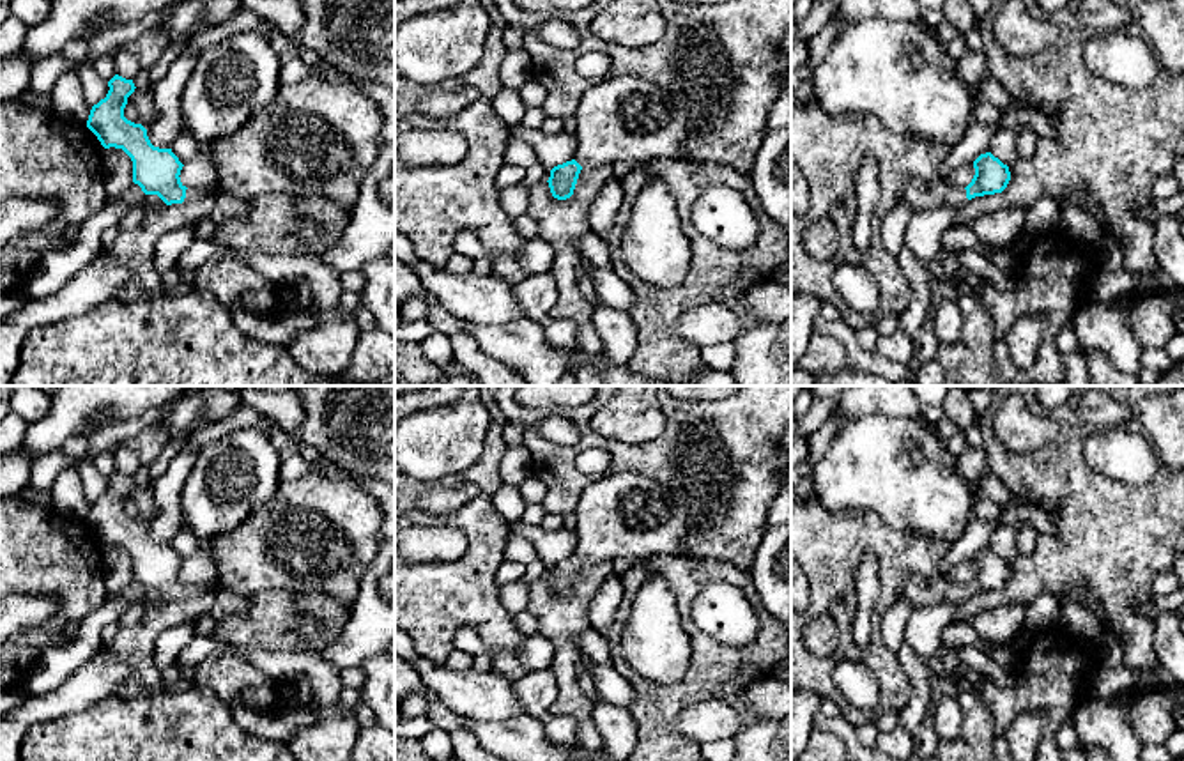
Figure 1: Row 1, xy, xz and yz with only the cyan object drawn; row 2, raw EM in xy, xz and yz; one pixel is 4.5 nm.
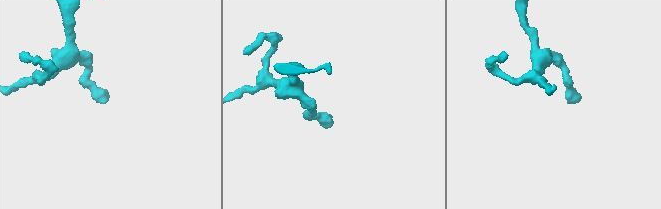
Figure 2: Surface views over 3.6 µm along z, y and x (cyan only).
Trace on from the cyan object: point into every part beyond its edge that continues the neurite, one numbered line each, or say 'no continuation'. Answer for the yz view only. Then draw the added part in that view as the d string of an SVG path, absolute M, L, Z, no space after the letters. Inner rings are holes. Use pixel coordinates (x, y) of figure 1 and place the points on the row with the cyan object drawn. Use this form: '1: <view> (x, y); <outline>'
1: yz (915, 193); M910 177L899 195L899 205L911 211L922 211L927 207L952 205L963 207L968 202L966 189L954 186L949 181L922 181L919 177Z

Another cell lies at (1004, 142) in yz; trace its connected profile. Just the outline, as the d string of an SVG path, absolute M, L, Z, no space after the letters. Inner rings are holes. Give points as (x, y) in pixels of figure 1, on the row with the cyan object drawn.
M1000 129L991 140L989 152L998 158L1003 165L1011 166L1016 161L1019 161L1018 150L1016 150L1016 129Z

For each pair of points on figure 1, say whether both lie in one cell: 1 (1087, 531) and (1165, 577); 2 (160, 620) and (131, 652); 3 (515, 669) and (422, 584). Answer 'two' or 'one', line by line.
1: two
2: one
3: one

